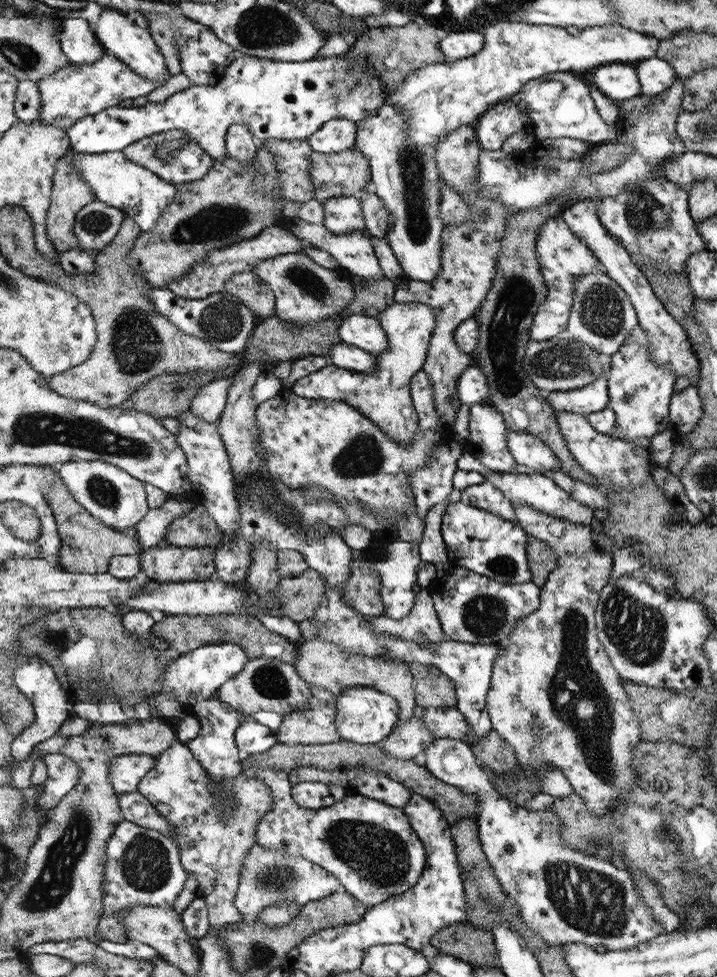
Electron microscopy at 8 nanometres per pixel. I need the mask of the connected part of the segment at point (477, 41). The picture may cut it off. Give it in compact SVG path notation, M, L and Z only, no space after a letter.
M452 31L442 34L440 52L446 63L474 56L483 49L485 37L480 32Z

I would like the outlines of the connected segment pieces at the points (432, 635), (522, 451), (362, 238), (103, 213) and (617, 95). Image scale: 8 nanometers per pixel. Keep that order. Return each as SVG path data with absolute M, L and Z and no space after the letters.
M428 588L418 589L419 599L416 602L415 610L410 616L400 620L394 620L387 616L369 617L365 616L366 622L370 622L372 632L382 636L396 636L406 642L416 644L438 644L444 642L444 632L438 620L433 599Z
M510 430L507 434L507 443L519 464L524 464L536 472L544 470L560 470L559 458L543 440L531 433Z
M297 219L290 224L290 230L294 236L302 240L310 241L310 244L322 251L332 254L339 263L339 269L348 276L359 276L363 280L378 281L385 277L378 258L375 256L374 247L366 232L351 232L350 234L339 234L330 232L324 224L310 224L308 221Z
M99 199L85 206L79 213L75 224L80 245L84 251L96 258L119 235L120 225L126 213L120 208L106 204Z
M633 64L600 65L600 68L594 70L594 84L615 102L634 99L642 94L642 85Z

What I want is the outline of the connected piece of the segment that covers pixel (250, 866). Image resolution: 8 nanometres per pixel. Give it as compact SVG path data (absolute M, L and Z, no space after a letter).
M255 844L243 859L240 888L235 894L235 907L245 920L255 920L264 907L280 903L296 903L301 907L308 902L340 893L344 890L339 878L322 865L306 857L288 854L285 850L270 850Z

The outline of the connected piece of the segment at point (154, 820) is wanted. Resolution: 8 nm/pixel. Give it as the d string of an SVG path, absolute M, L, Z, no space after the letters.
M138 790L119 794L123 820L173 836L171 822Z

